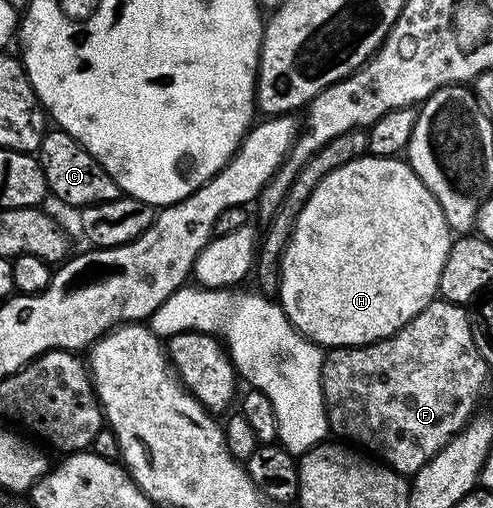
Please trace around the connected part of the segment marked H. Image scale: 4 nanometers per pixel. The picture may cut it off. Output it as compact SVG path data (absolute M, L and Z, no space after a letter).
M365 156L355 158L350 160L350 164L342 164L338 168L334 168L334 172L326 175L310 192L302 212L298 212L288 247L284 250L284 257L280 264L278 303L293 328L321 348L365 346L371 342L389 338L410 320L414 320L414 316L418 316L418 312L422 312L422 308L426 308L426 304L430 304L437 297L442 276L442 264L446 264L446 256L452 247L453 237L453 231L449 230L446 220L442 216L442 208L438 208L434 196L425 188L422 180L418 180L418 176L407 161L401 160L399 157Z

